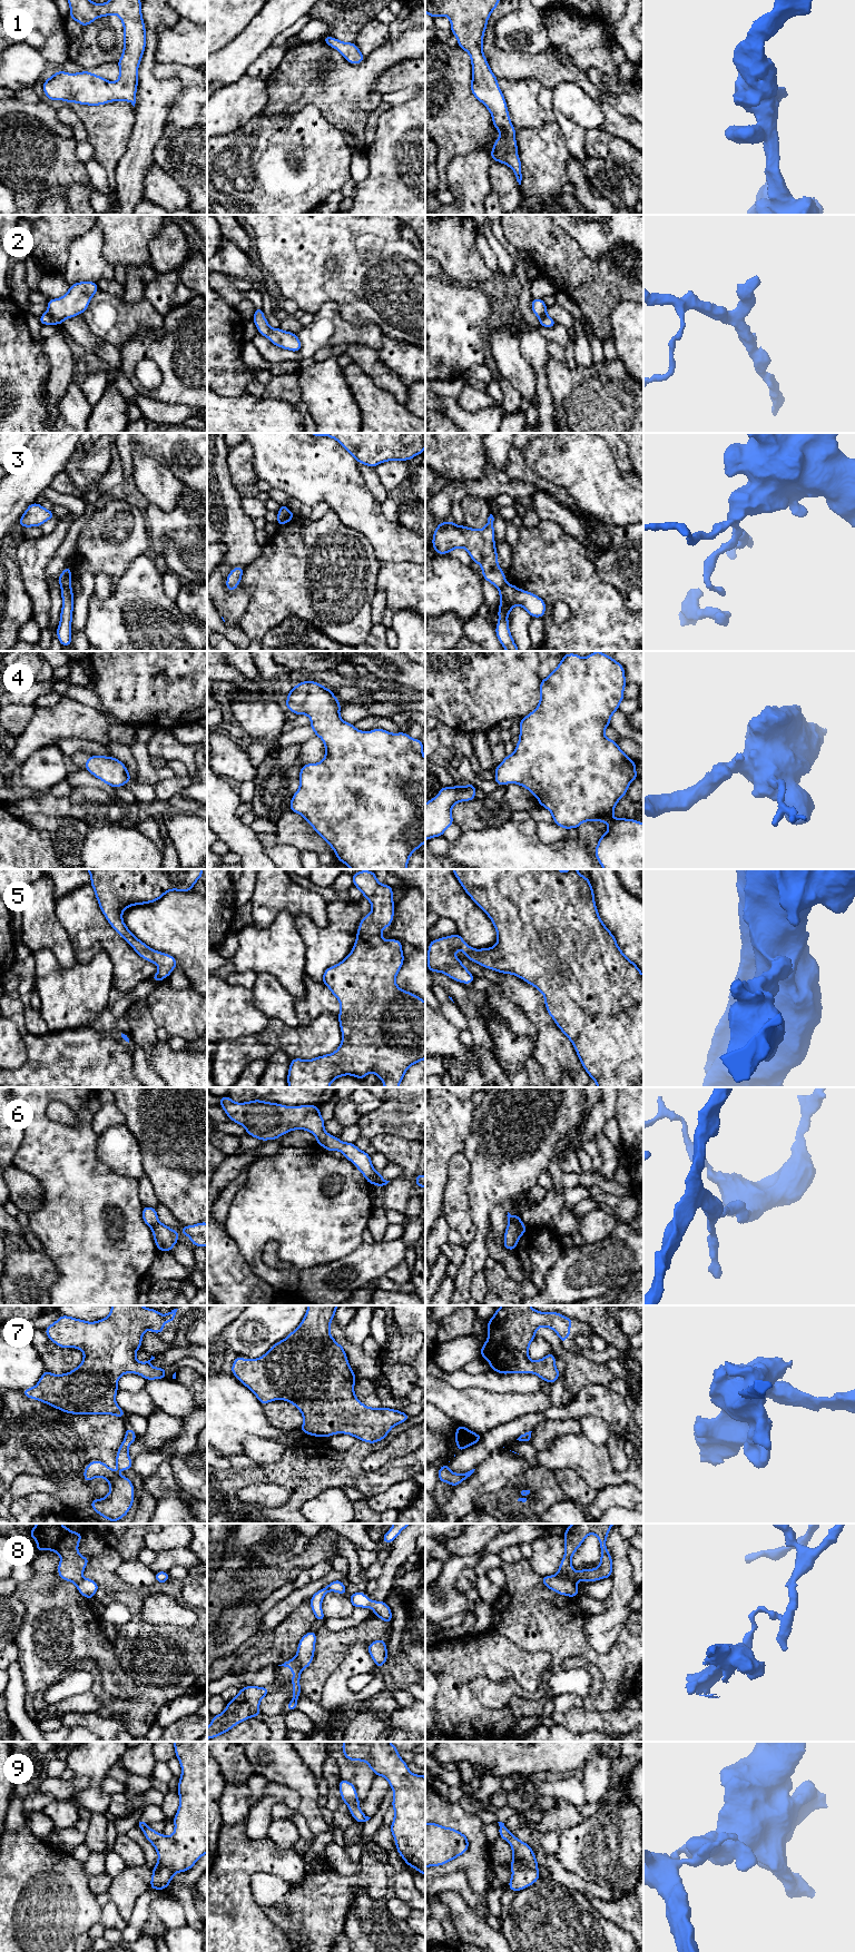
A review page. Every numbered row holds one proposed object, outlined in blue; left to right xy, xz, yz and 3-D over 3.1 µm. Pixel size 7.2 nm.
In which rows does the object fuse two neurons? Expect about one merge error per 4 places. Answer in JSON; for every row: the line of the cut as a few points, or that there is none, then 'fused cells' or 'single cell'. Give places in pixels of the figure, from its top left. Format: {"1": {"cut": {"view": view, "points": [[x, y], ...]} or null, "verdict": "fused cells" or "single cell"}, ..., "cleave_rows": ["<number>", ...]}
{"1": {"cut": null, "verdict": "single cell"}, "2": {"cut": null, "verdict": "single cell"}, "3": {"cut": {"view": "xy", "points": [[61, 585], [70, 587]]}, "verdict": "fused cells"}, "4": {"cut": null, "verdict": "single cell"}, "5": {"cut": null, "verdict": "single cell"}, "6": {"cut": {"view": "xz", "points": [[375, 1171], [373, 1183]]}, "verdict": "fused cells"}, "7": {"cut": null, "verdict": "single cell"}, "8": {"cut": {"view": "yz", "points": [[557, 1574], [570, 1579], [576, 1585]]}, "verdict": "fused cells"}, "9": {"cut": {"view": "xy", "points": [[147, 1826], [143, 1830]]}, "verdict": "fused cells"}, "cleave_rows": ["3", "6", "8", "9"]}

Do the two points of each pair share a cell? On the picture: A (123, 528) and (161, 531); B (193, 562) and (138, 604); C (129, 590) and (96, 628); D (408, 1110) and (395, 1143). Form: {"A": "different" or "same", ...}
{"A": "different", "B": "different", "C": "same", "D": "different"}

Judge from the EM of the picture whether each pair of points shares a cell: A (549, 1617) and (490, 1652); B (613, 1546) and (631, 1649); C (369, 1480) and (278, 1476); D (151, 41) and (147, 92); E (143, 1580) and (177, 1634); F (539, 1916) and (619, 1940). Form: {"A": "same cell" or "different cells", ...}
{"A": "different cells", "B": "different cells", "C": "same cell", "D": "same cell", "E": "different cells", "F": "same cell"}

